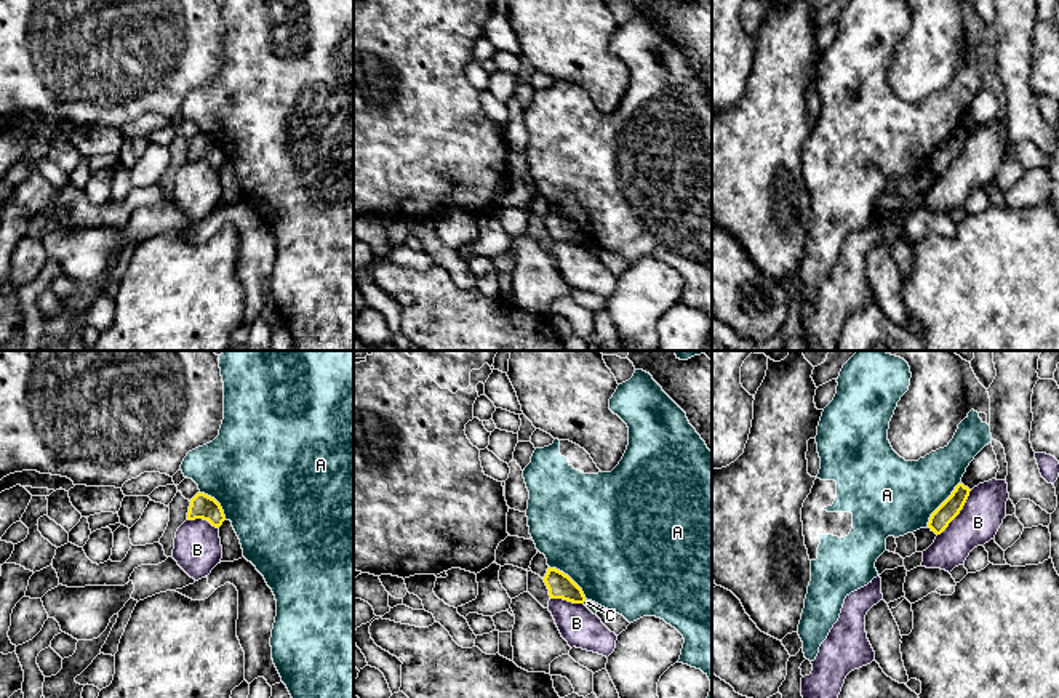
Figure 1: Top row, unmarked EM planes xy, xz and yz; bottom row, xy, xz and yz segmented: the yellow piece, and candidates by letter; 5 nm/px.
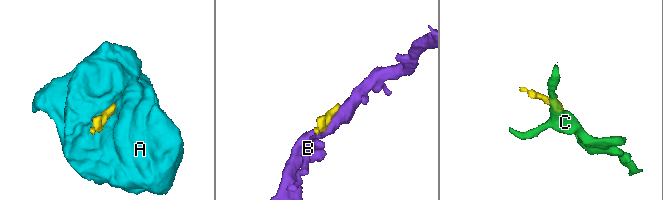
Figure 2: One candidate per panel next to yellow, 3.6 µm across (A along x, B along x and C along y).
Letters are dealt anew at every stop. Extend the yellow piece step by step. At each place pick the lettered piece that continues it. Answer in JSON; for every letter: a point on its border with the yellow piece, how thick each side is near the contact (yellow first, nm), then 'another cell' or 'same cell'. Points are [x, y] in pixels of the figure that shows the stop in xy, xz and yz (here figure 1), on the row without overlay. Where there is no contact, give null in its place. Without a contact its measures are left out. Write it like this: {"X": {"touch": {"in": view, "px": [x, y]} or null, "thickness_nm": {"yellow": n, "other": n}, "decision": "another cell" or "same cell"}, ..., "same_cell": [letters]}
{"A": {"touch": {"in": "yz", "px": [941, 146]}, "thickness_nm": {"yellow": 100, "other": 380}, "decision": "another cell"}, "B": {"touch": {"in": "yz", "px": [959, 154]}, "thickness_nm": {"yellow": 100, "other": 220}, "decision": "another cell"}, "C": {"touch": {"in": "xz", "px": [584, 242]}, "thickness_nm": {"yellow": 130, "other": 50}, "decision": "another cell"}, "same_cell": []}

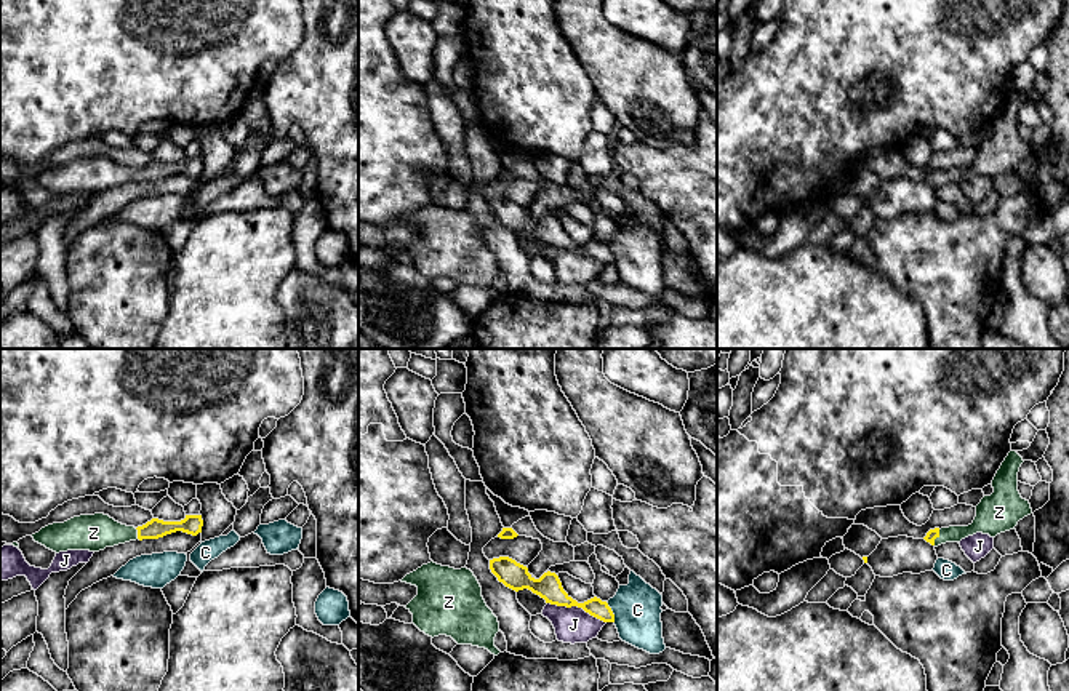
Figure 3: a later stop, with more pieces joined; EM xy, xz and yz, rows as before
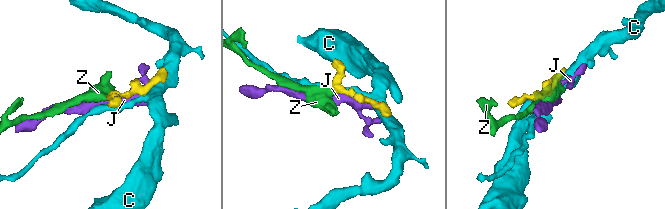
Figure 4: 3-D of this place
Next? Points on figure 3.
{"C": {"touch": {"in": "xz", "px": [612, 253]}, "thickness_nm": {"yellow": 90, "other": 240}, "decision": "another cell"}, "J": {"touch": {"in": "xz", "px": [576, 247]}, "thickness_nm": {"yellow": 130, "other": 180}, "decision": "another cell"}, "Z": {"touch": {"in": "yz", "px": [936, 178]}, "thickness_nm": {"yellow": 60, "other": 100}, "decision": "same cell"}, "same_cell": ["Z"]}

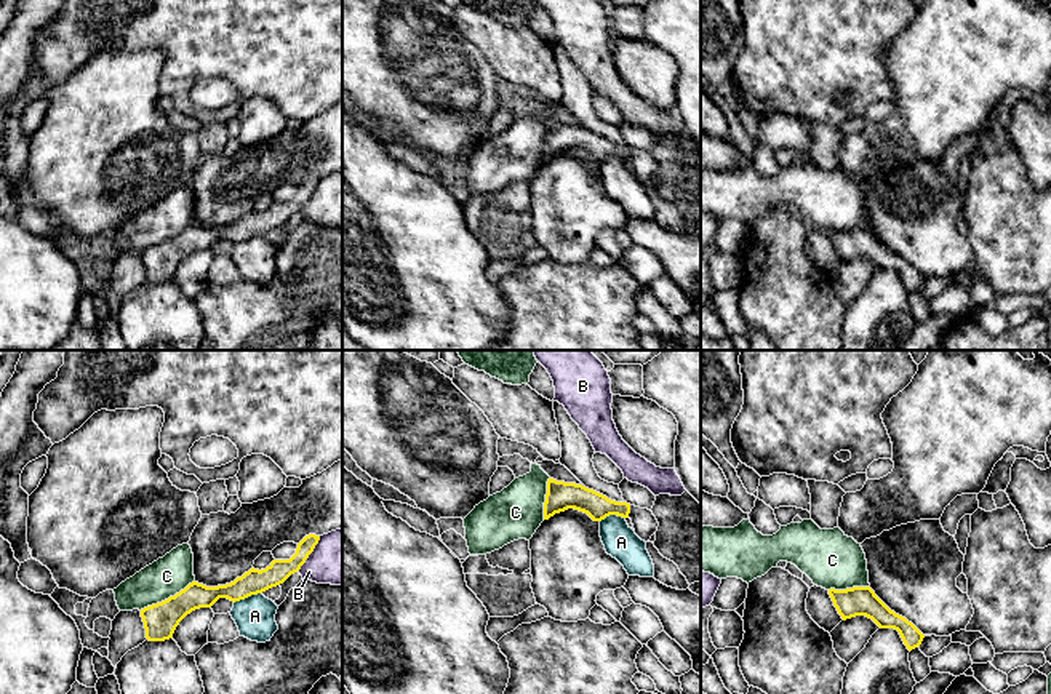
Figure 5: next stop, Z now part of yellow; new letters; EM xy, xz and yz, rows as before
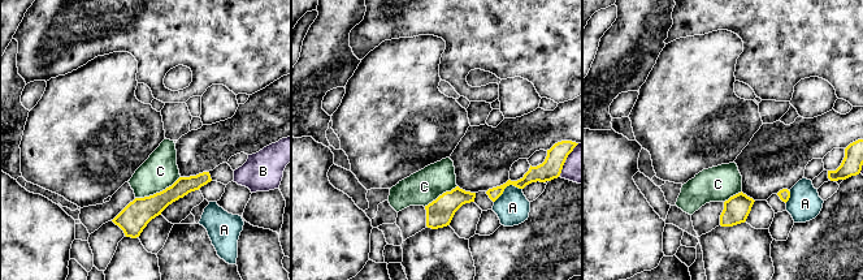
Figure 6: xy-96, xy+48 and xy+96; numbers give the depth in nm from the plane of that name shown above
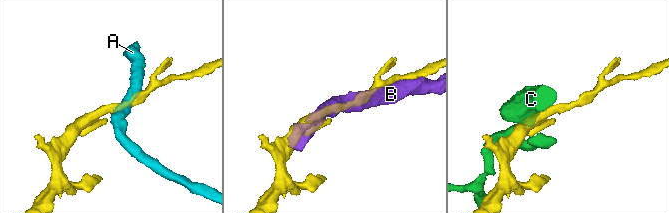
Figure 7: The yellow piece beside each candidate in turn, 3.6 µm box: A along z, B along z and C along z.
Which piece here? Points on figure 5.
{"A": {"touch": {"in": "xy", "px": [247, 239]}, "thickness_nm": {"yellow": 130, "other": 200}, "decision": "another cell"}, "B": {"touch": {"in": "xy", "px": [311, 194]}, "thickness_nm": {"yellow": 110, "other": 280}, "decision": "another cell"}, "C": {"touch": {"in": "xy", "px": [168, 240]}, "thickness_nm": {"yellow": 170, "other": 200}, "decision": "another cell"}, "same_cell": []}

